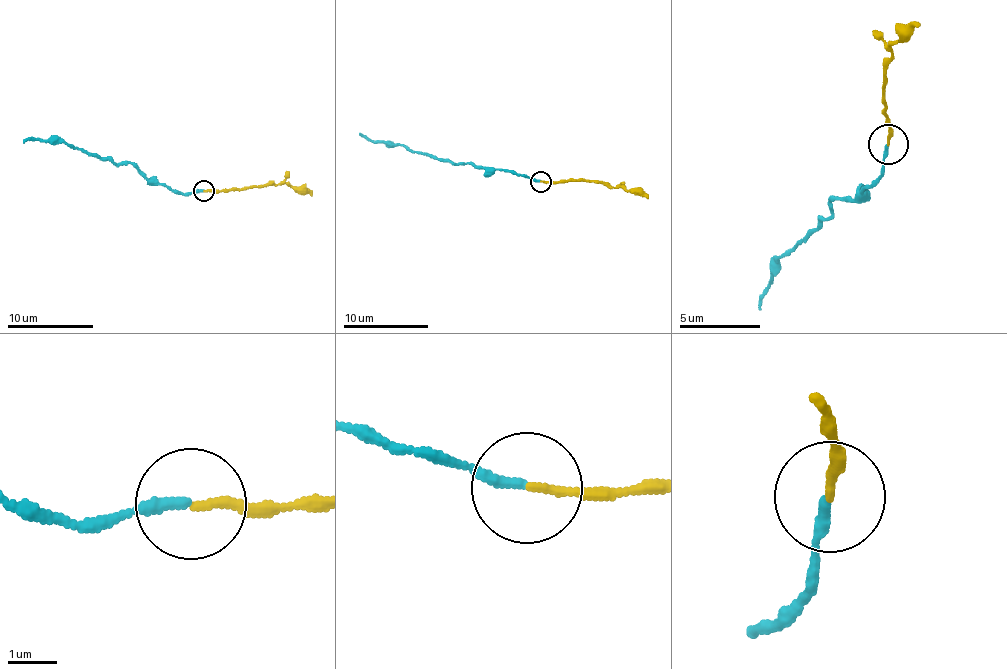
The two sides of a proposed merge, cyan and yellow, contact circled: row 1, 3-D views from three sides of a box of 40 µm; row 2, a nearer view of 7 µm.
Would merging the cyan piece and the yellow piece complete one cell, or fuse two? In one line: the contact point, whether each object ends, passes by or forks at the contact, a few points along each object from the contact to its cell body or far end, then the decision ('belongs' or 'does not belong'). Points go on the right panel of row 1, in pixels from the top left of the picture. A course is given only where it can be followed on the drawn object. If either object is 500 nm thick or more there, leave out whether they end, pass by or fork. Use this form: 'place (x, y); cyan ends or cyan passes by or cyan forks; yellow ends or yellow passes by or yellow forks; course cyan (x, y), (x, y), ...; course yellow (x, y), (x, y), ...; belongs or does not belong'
place (888, 144); cyan ends; yellow ends; course cyan (889, 143), (871, 188), (862, 188), (862, 203), (833, 198), (823, 228), (776, 259), (771, 287), (758, 308); course yellow (889, 143), (884, 80), (893, 57), (890, 43), (902, 28), (919, 26); belongs

